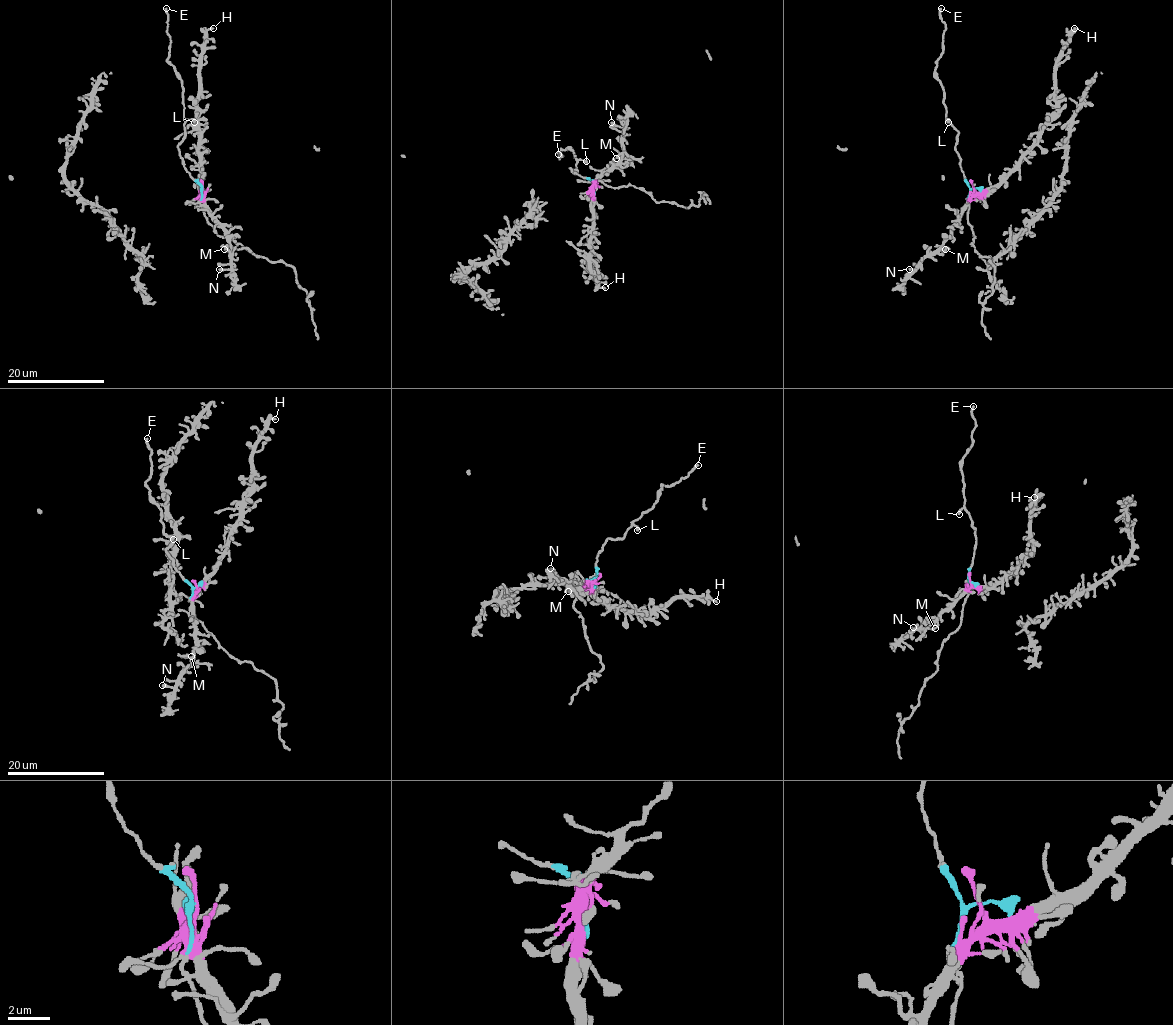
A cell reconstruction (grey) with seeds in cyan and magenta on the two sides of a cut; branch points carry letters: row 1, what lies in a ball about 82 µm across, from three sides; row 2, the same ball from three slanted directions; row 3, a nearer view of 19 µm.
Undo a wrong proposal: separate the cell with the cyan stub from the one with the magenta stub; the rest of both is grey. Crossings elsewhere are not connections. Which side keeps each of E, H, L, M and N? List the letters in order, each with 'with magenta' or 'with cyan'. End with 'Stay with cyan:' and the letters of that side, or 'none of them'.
E: with cyan
H: with magenta
L: with cyan
M: with magenta
N: with magenta
Stay with cyan: E, L

